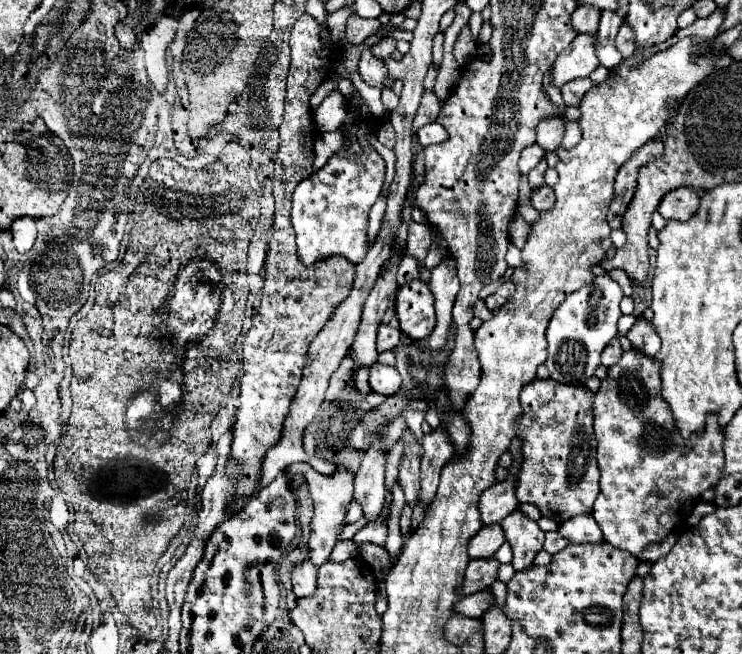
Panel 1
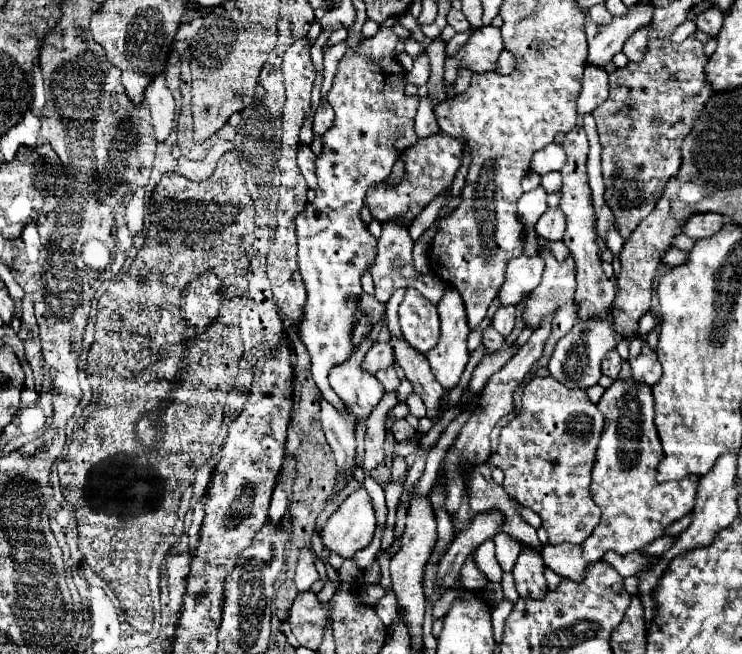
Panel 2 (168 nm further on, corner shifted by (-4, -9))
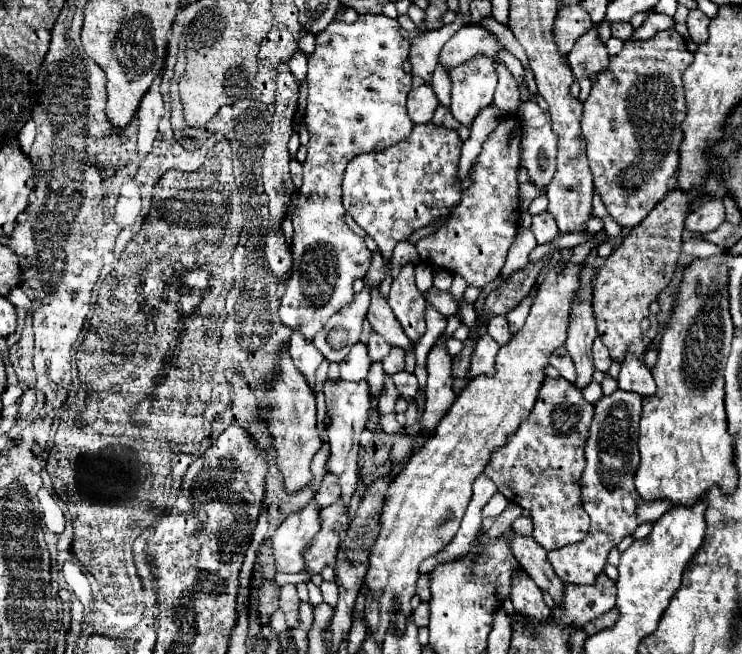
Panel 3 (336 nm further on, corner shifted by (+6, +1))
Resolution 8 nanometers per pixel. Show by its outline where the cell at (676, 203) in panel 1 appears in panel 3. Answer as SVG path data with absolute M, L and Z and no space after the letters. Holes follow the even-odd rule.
M704 199L686 217L686 229L698 233L716 231L726 221L722 199Z

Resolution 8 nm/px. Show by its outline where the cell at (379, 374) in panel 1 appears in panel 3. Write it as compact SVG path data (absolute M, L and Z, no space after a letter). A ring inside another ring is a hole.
M370 333L370 339L368 339L366 347L368 347L368 353L370 353L372 361L382 361L390 351L388 341L384 341L384 337L380 337L378 333Z

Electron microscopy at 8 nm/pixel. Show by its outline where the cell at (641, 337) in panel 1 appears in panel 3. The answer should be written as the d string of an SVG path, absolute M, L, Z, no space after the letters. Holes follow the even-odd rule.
M628 353L622 363L622 369L620 369L618 389L648 397L648 395L656 393L656 383L652 379L652 373L648 371L648 367L640 359L636 359L634 355Z

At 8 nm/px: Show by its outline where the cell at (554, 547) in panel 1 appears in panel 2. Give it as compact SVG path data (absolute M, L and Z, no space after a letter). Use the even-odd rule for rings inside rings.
M616 379L602 395L598 401L598 409L604 415L604 431L600 437L600 445L596 451L596 463L592 471L592 487L590 493L598 507L602 509L602 517L598 527L594 527L590 539L572 545L572 543L562 543L562 545L544 545L542 547L542 557L546 567L556 571L560 577L570 577L574 581L582 579L586 573L588 563L602 559L602 555L612 549L620 555L632 553L632 551L642 551L654 539L662 537L666 529L682 519L692 507L694 507L694 495L698 495L698 475L690 475L690 479L680 479L680 481L670 481L670 483L658 483L656 473L658 473L658 459L662 459L662 443L658 443L658 431L654 431L654 397L652 397L652 387L646 387L646 383L634 383L634 379Z

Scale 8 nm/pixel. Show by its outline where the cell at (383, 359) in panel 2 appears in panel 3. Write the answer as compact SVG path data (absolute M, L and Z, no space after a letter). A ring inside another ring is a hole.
M364 343L352 345L348 357L340 363L340 375L344 381L362 381L368 375L370 369L370 357Z

